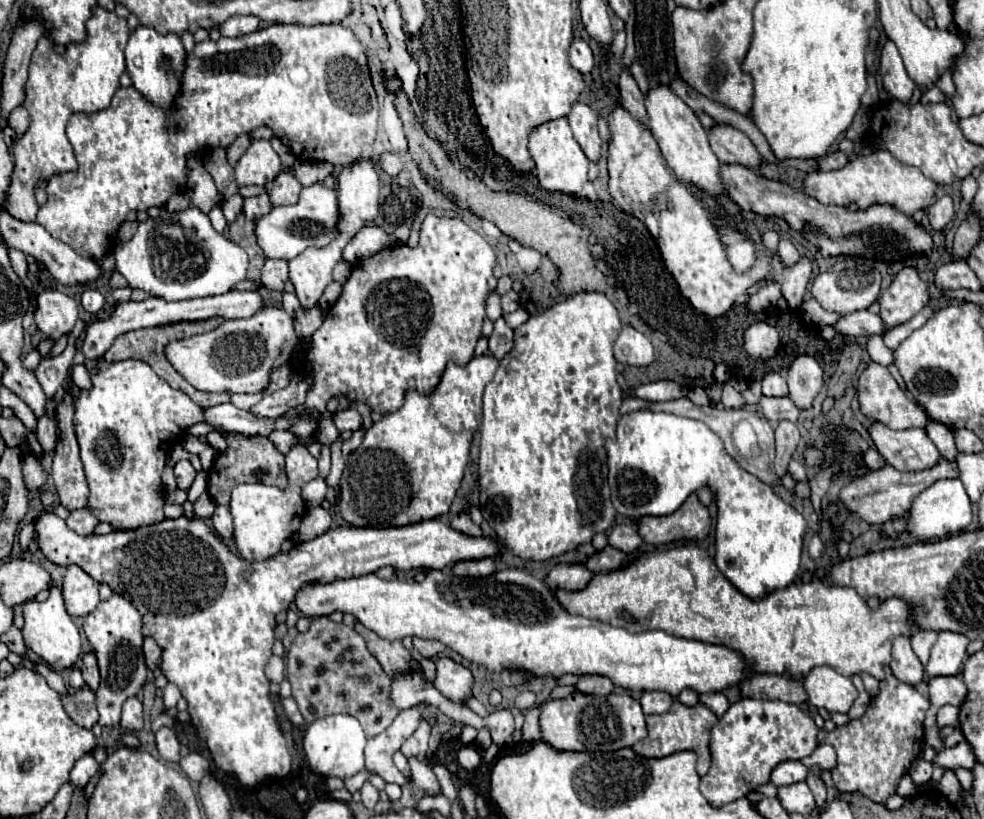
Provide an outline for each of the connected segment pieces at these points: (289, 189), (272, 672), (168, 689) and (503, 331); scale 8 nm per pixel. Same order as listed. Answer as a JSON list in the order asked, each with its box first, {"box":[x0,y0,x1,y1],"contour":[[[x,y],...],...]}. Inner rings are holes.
[{"box":[268,173,302,207],"contour":[[[280,173],[274,179],[268,195],[270,195],[270,201],[272,201],[274,207],[276,205],[292,205],[292,203],[298,201],[300,189],[302,189],[302,185],[292,173]]]},{"box":[266,655,284,683],"contour":[[[272,655],[270,657],[270,661],[266,663],[266,677],[270,679],[270,681],[274,681],[274,683],[280,683],[282,679],[284,679],[284,661],[282,661],[282,657],[276,657],[276,655]]]},{"box":[163,683,182,705],"contour":[[[168,683],[163,688],[163,703],[164,705],[177,705],[178,701],[182,698],[180,689],[174,683]]]},{"box":[490,317,514,361],"contour":[[[500,317],[494,323],[494,333],[490,335],[490,351],[492,355],[500,361],[504,355],[508,355],[514,347],[514,331],[504,323],[504,319]]]}]

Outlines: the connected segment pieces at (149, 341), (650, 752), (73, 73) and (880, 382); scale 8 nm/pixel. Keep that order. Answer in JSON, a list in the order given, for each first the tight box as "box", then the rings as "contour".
[{"box":[104,319,230,405],"contour":[[[206,319],[206,321],[186,321],[186,323],[172,323],[172,325],[166,325],[166,327],[152,327],[152,329],[138,329],[138,331],[128,331],[126,335],[120,335],[112,347],[106,351],[104,359],[114,363],[114,361],[124,361],[124,359],[140,359],[144,363],[148,363],[162,379],[166,379],[172,387],[180,389],[180,391],[186,391],[194,403],[198,405],[220,405],[220,403],[226,403],[230,399],[228,393],[202,393],[202,391],[196,391],[190,383],[186,383],[176,371],[172,365],[168,365],[166,357],[164,357],[164,347],[168,345],[168,341],[174,341],[174,339],[184,339],[184,337],[192,337],[192,335],[198,335],[198,333],[206,333],[206,331],[212,331],[216,329],[224,319]]]},{"box":[632,701,718,777],"contour":[[[674,701],[668,713],[662,715],[648,715],[646,725],[648,725],[648,737],[638,741],[632,749],[642,755],[642,757],[668,757],[678,751],[694,751],[698,755],[698,775],[704,777],[710,769],[710,749],[708,749],[708,737],[712,725],[718,721],[718,717],[706,709],[702,703],[688,707],[682,705],[680,701]]]},{"box":[2,7,128,221],"contour":[[[96,7],[94,17],[88,27],[88,39],[76,45],[68,45],[64,55],[56,53],[52,43],[44,37],[34,49],[28,81],[26,81],[26,101],[32,121],[28,131],[14,143],[14,173],[8,193],[2,201],[4,211],[8,211],[18,221],[34,221],[38,213],[38,203],[34,189],[38,181],[48,181],[58,173],[68,173],[78,167],[74,159],[72,145],[64,133],[68,117],[72,113],[92,113],[106,109],[118,91],[120,75],[124,67],[124,47],[128,41],[126,19],[116,17],[116,13]]]},{"box":[858,363,928,429],"contour":[[[870,363],[858,381],[858,399],[860,399],[860,411],[870,419],[884,423],[890,429],[912,429],[912,427],[926,427],[928,417],[924,411],[908,399],[908,395],[900,389],[896,379],[890,375],[890,371],[878,363]]]}]

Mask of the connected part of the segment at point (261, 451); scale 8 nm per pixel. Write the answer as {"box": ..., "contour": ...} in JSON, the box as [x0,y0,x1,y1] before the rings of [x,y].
{"box":[208,433,288,505],"contour":[[[236,433],[234,437],[226,437],[226,441],[230,445],[228,451],[224,455],[218,455],[216,461],[212,463],[212,469],[208,471],[208,493],[216,505],[228,505],[230,491],[238,483],[264,483],[264,485],[274,485],[278,489],[288,487],[284,455],[276,451],[266,437],[260,437],[260,435],[246,437]]]}

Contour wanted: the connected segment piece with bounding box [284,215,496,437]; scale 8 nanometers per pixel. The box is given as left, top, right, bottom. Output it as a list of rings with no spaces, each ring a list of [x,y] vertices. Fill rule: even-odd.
[[[434,215],[424,219],[418,247],[388,247],[364,259],[364,265],[356,265],[350,279],[342,287],[340,299],[328,311],[322,327],[312,335],[310,353],[306,355],[312,375],[310,389],[304,403],[290,407],[284,413],[294,419],[288,431],[296,437],[314,435],[318,417],[326,411],[324,405],[332,397],[340,395],[350,401],[362,401],[364,395],[364,403],[370,409],[380,411],[382,415],[394,413],[402,407],[406,389],[416,389],[420,393],[432,391],[450,359],[458,365],[466,365],[472,359],[474,347],[480,339],[482,321],[486,317],[484,305],[488,295],[488,279],[492,277],[494,265],[496,255],[482,235],[472,231],[462,219]]]

